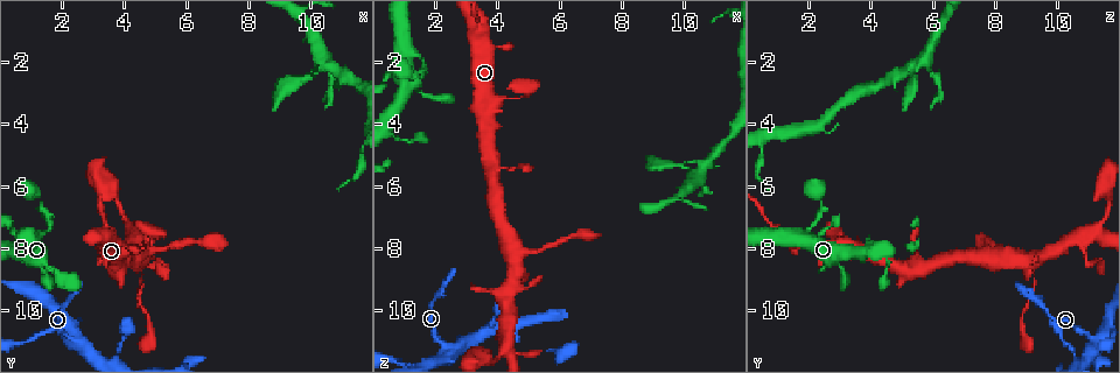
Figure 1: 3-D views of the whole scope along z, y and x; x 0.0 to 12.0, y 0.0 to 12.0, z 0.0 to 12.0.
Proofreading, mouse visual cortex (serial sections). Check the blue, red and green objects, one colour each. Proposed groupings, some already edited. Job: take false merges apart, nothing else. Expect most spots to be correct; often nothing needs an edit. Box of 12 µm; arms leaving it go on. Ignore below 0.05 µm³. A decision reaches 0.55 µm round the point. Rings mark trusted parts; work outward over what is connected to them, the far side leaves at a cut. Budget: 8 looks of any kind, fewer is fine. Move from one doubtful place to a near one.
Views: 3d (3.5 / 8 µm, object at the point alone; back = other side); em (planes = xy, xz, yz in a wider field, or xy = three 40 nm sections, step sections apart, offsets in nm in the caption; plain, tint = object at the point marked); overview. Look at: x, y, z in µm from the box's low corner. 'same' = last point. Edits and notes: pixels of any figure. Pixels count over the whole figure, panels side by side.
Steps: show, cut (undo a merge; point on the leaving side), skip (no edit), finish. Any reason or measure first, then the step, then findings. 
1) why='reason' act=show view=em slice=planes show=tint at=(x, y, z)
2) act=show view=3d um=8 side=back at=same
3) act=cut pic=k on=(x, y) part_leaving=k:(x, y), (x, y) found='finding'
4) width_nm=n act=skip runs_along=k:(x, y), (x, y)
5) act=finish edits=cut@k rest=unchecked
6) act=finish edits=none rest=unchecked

why='sharp bend' act=show view=3d um=8 at=(1.0, 8.3, 4.5)

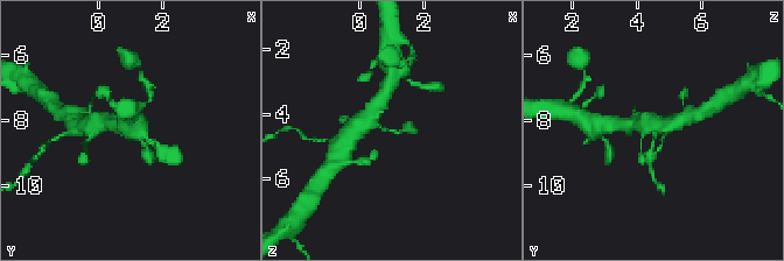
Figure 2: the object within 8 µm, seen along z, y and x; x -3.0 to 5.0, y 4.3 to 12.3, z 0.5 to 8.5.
why='need the tissue' act=show view=em slice=xy step=2 show=tint at=(0.9, 8.3, 4.5)

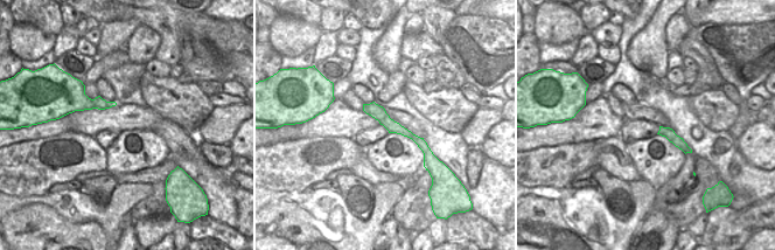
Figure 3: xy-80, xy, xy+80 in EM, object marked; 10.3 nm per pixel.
act=skip runs_along=2:(112, 121), (134, 134), (147, 156) found='all the same cell'

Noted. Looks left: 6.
why='sudden change in width' act=show view=3d um=8 side=back at=(4.5, 8.7, 9.3)

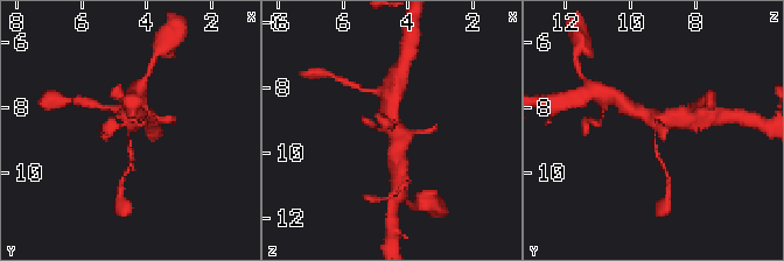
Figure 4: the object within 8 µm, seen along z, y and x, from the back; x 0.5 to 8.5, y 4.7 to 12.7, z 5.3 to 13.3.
act=show view=em slice=xy step=3 show=tint at=(4.5, 8.6, 9.2)

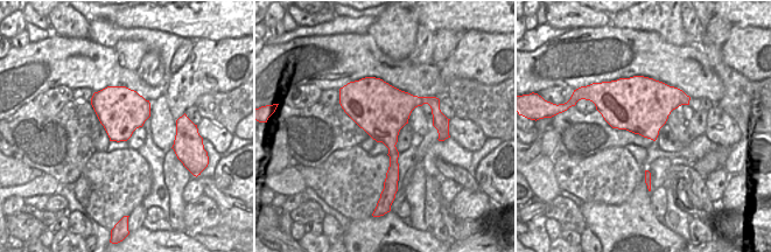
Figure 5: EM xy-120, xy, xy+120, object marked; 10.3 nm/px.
act=skip runs_along=4:(690, 117), (655, 119), (628, 107) found='continuous, no second cell'

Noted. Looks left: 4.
why='sudden change in width' act=show view=3d um=8 at=(4.0, 8.2, 10.9)

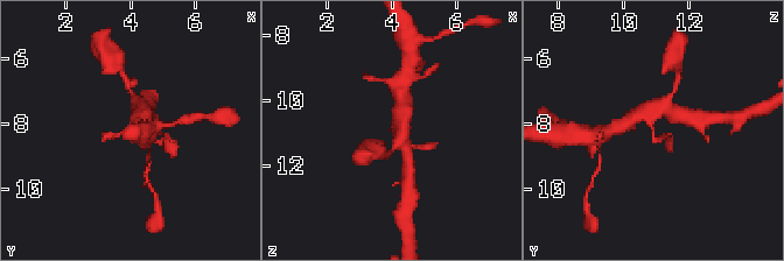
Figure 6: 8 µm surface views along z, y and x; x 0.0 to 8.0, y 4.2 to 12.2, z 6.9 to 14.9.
why='shape alone is not enough' act=show view=em slice=planes show=tint at=(4.0, 8.2, 10.9)

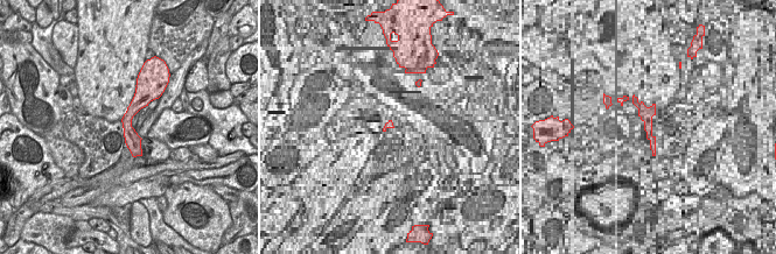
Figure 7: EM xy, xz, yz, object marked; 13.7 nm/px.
arm_widths_nm=150,400 act=skip runs_along=6:(632, 119), (645, 112), (652, 135), (667, 138) found='continuous, no second cell'

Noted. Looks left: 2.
why='a narrow waist' act=show view=em slice=planes show=tint at=(3.9, 11.1, 10.3)

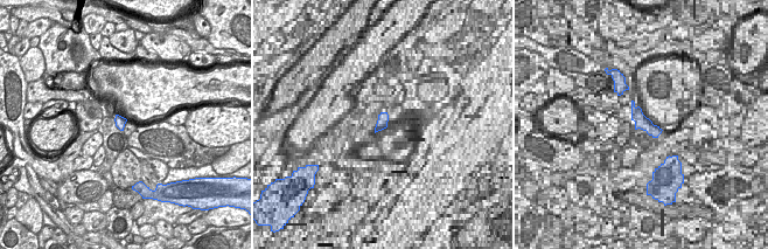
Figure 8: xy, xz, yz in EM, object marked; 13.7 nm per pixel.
act=show view=3d um=3.5 at=same

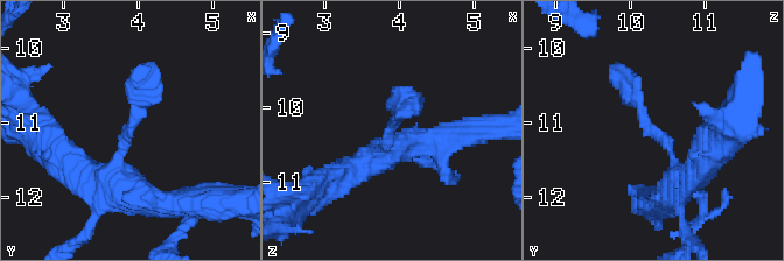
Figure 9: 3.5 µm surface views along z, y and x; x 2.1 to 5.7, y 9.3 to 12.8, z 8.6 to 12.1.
act=skip runs_along=9:(688, 181), (646, 124), (617, 63) found='continuous, no second cell'

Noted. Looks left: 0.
act=finish edits=none rest=unchecked

